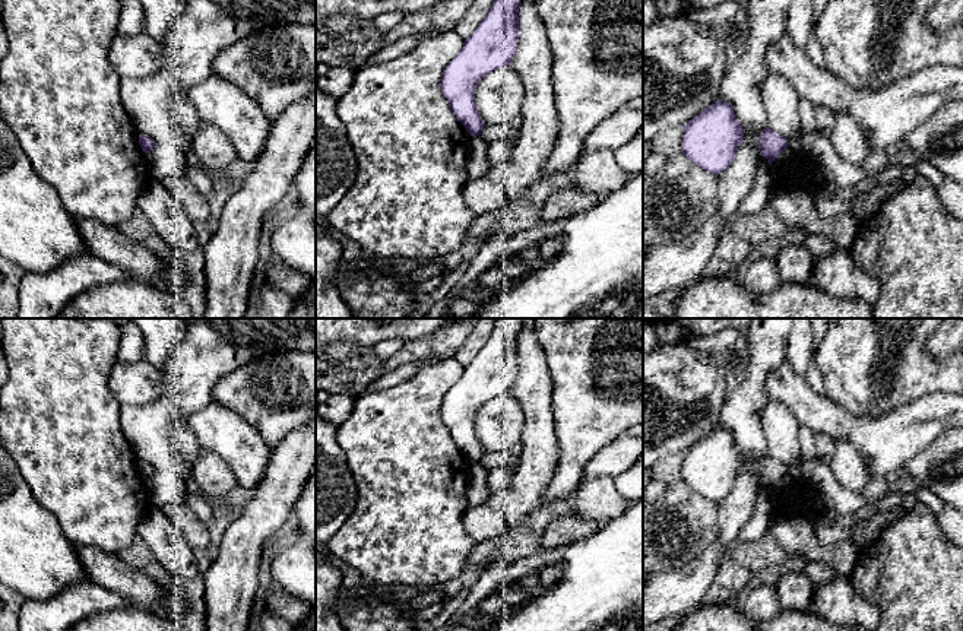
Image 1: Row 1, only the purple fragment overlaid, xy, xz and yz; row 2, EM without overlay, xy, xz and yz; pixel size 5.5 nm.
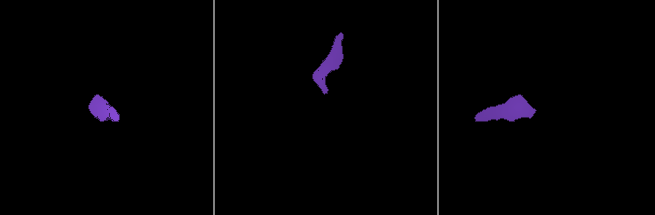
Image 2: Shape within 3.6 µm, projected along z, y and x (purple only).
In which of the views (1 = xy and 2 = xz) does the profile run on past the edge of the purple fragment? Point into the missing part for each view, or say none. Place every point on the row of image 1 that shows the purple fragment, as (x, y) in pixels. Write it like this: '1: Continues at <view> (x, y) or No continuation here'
1: No continuation here
2: No continuation here

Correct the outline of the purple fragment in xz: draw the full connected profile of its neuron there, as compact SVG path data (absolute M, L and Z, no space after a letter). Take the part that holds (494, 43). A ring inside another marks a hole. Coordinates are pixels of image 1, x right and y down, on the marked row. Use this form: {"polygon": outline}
{"polygon": "M494 0L488 15L447 64L440 91L471 136L484 129L475 107L475 89L495 69L510 66L519 42L520 0Z"}

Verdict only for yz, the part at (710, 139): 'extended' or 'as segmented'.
as segmented

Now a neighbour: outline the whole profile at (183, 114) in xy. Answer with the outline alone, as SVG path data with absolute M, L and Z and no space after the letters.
M216 73L202 83L177 89L170 111L186 145L194 127L208 123L225 134L244 162L259 159L272 126L251 96Z

